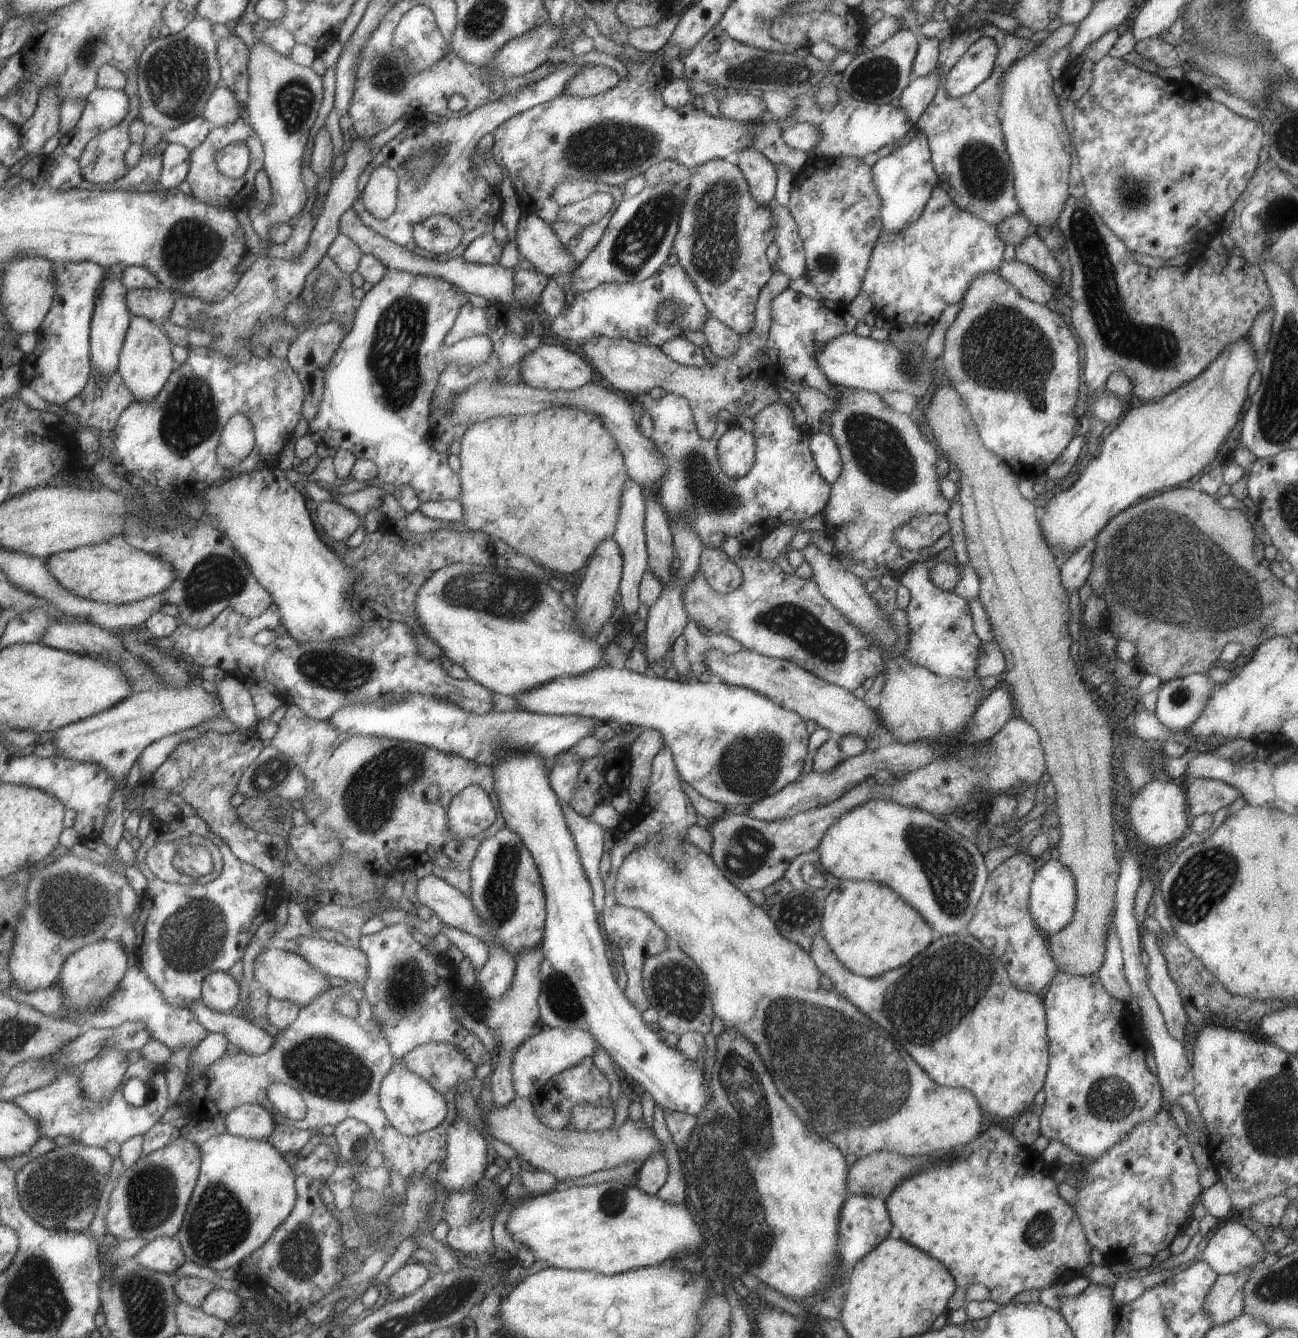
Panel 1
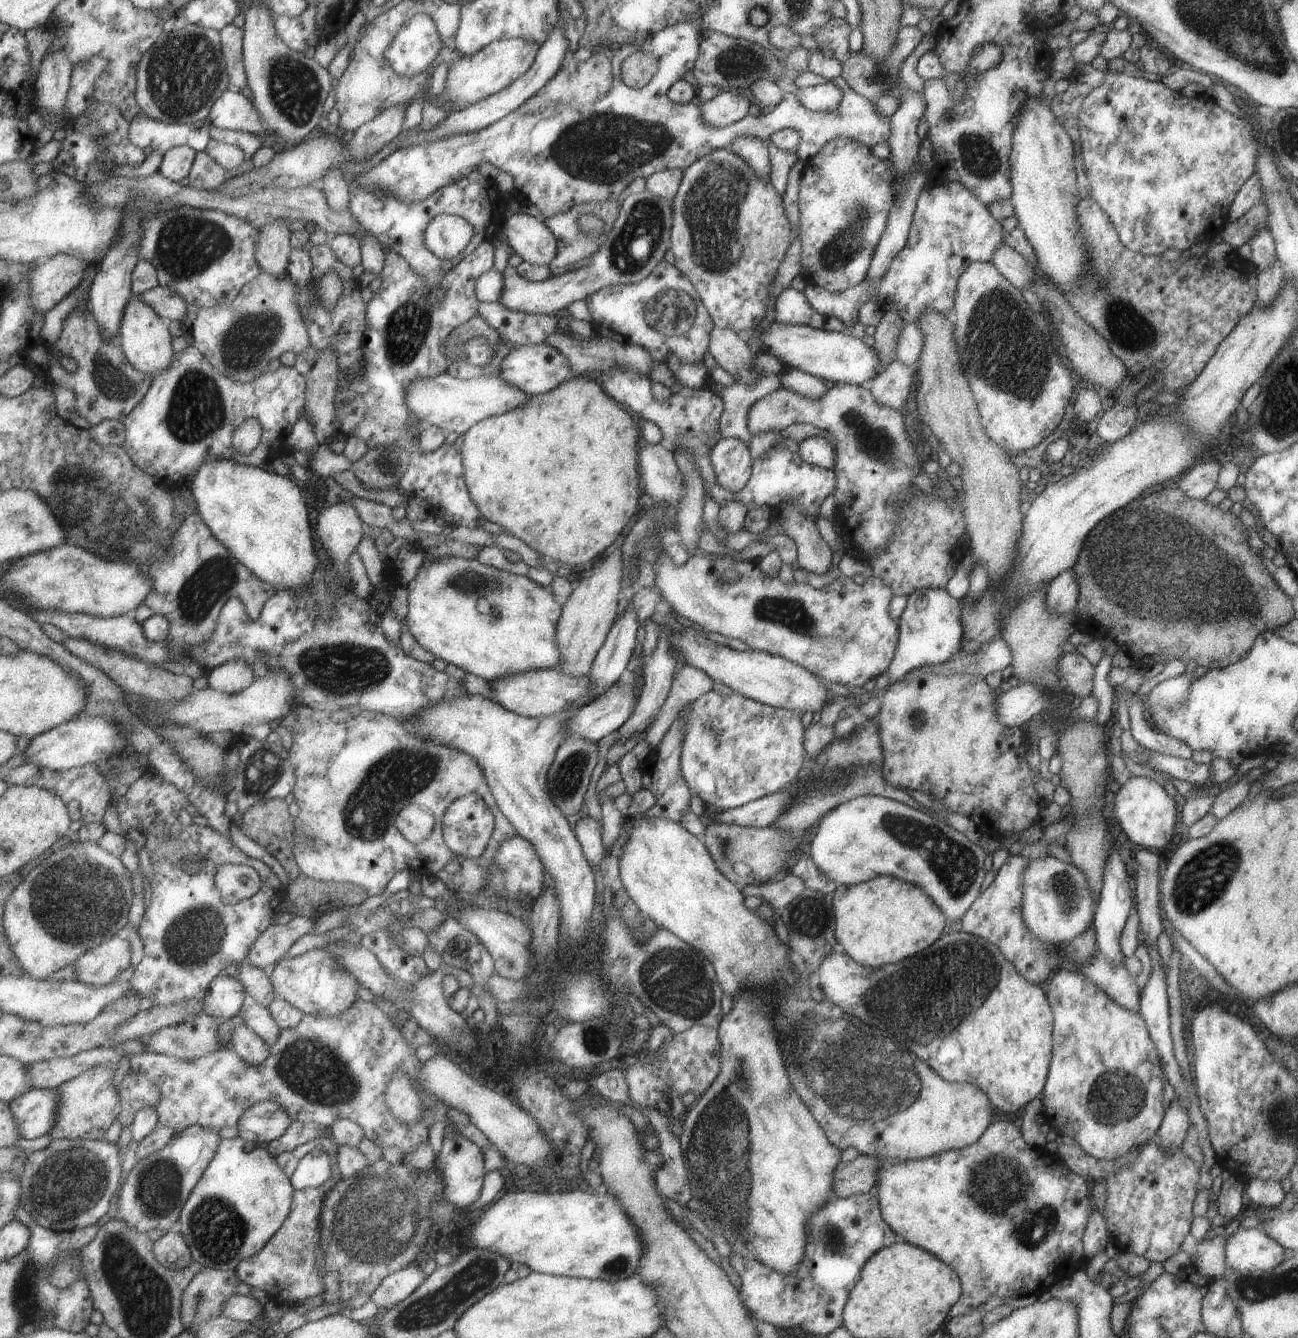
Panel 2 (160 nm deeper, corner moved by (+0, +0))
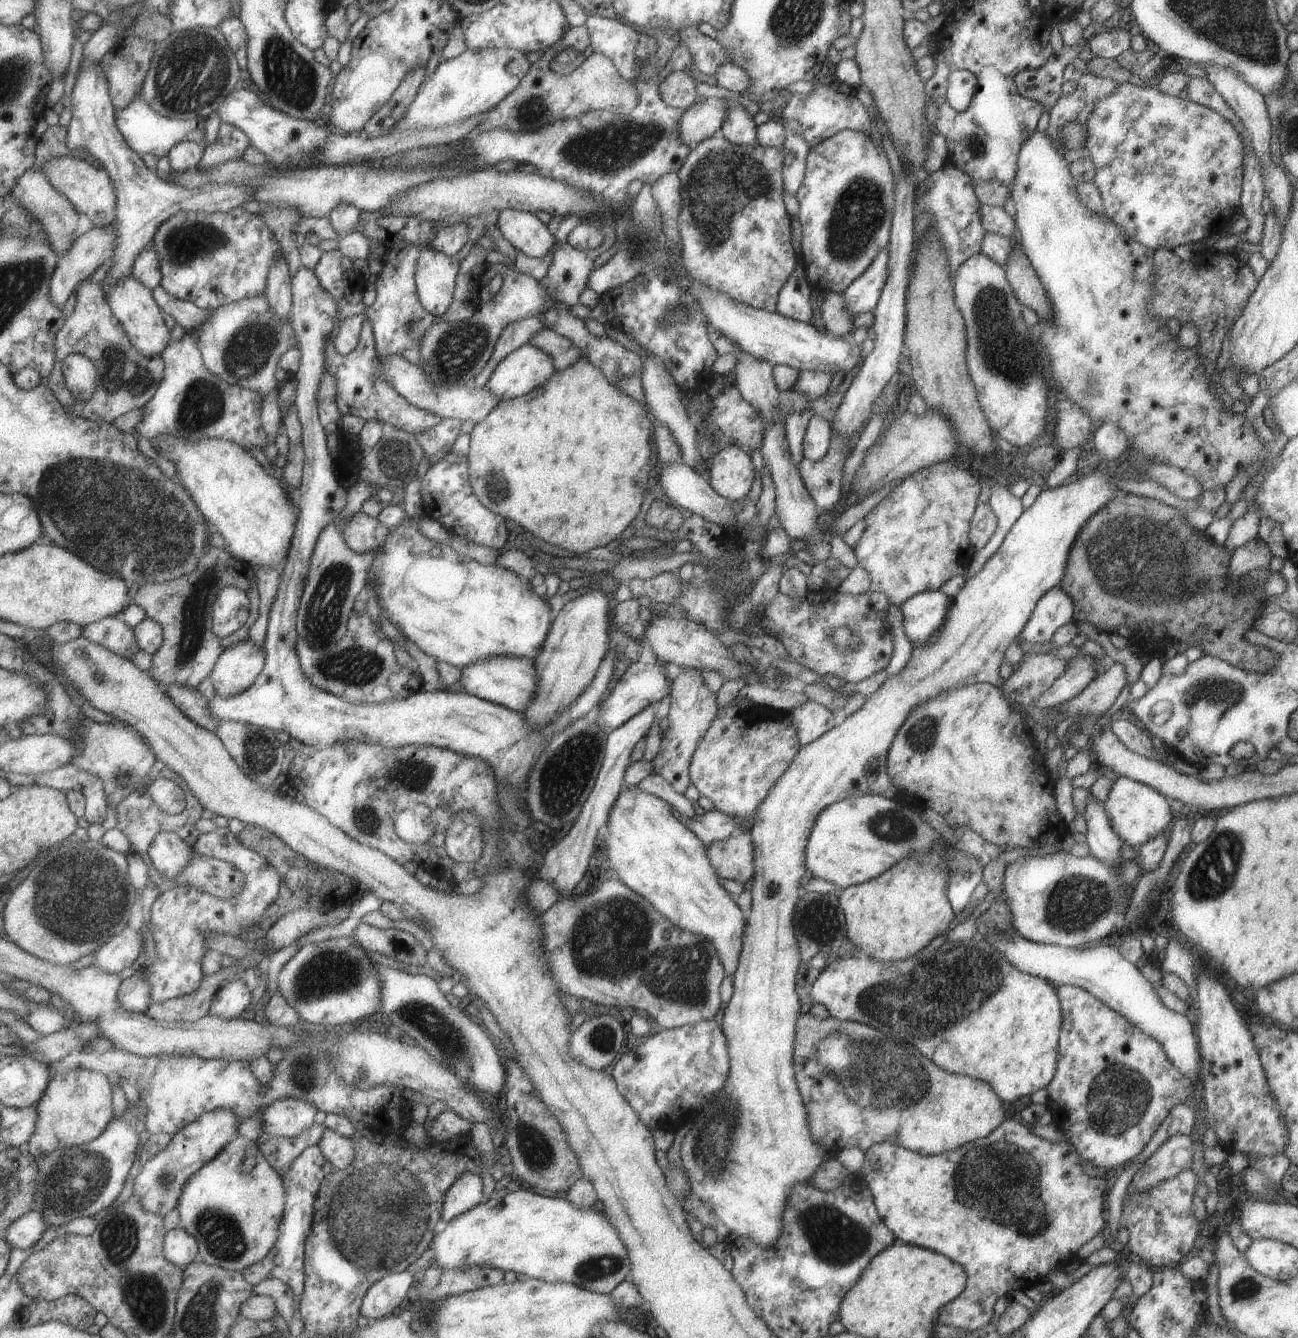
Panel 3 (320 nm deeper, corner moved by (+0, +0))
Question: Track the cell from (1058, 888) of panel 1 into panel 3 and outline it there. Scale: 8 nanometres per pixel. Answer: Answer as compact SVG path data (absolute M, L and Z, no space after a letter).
M1057 851L1053 854L1048 854L1040 857L1017 857L1017 859L1007 864L1005 867L1004 877L1002 880L1002 892L1005 894L1006 903L1008 904L1010 914L1010 926L1013 930L1017 931L1024 939L1043 943L1046 945L1059 945L1062 947L1083 947L1096 943L1097 940L1105 938L1108 934L1111 934L1113 930L1116 930L1120 926L1120 921L1128 903L1130 902L1129 894L1132 894L1134 886L1136 885L1137 877L1141 876L1143 870L1139 862L1135 862L1134 859L1125 859L1118 863L1106 863L1102 860L1097 860L1093 855L1078 857L1065 851Z

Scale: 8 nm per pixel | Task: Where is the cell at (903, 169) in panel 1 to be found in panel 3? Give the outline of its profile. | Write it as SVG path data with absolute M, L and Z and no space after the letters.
M879 251L861 276L841 293L845 312L851 320L858 314L873 311L887 276L888 252Z

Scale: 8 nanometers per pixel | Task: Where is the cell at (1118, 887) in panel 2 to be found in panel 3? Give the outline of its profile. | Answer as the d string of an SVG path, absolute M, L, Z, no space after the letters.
M1091 794L1087 797L1082 815L1086 822L1086 845L1090 849L1090 854L1106 863L1121 861L1120 849L1123 841L1107 821L1102 804Z

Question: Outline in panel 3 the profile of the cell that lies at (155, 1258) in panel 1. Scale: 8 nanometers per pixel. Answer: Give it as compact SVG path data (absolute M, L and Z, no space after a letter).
M180 1226L166 1232L162 1248L165 1250L166 1259L181 1268L193 1262L198 1254L195 1237Z

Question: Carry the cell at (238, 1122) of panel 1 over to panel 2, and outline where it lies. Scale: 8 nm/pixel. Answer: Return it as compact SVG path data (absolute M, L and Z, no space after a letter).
M273 1101L256 1102L239 1117L238 1135L245 1143L266 1145L279 1138L292 1123L288 1112Z

